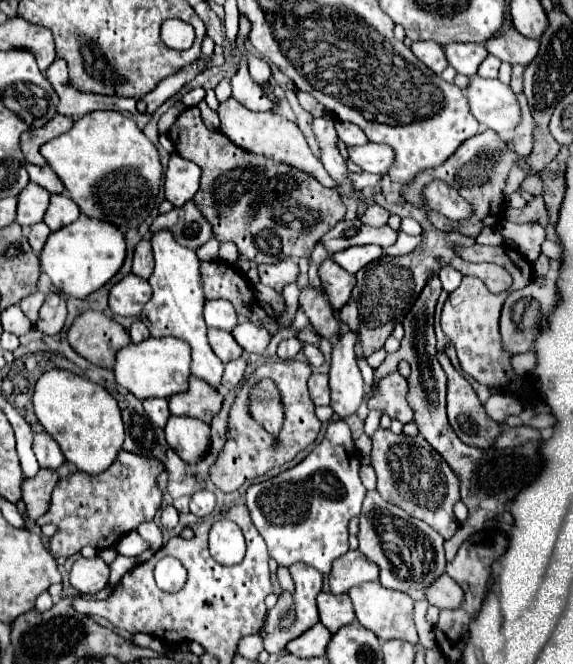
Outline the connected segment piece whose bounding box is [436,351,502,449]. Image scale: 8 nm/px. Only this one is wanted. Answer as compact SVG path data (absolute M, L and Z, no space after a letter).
M438 351L436 357L438 357L438 361L440 361L440 365L442 365L442 369L444 369L446 377L448 377L448 395L446 395L446 399L448 399L448 411L450 411L450 413L448 413L448 421L450 421L452 429L456 431L456 435L458 435L464 443L474 445L474 447L488 449L488 447L494 443L494 439L502 433L502 425L496 423L496 421L492 421L492 419L486 415L486 411L484 411L482 403L478 401L474 389L472 389L472 387L468 385L468 381L452 367L448 355L446 355L444 351Z

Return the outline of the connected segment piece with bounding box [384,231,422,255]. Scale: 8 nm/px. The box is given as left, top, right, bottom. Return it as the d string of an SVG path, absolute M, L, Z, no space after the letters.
M398 231L398 241L392 247L386 247L384 253L386 255L406 255L406 253L414 251L414 247L418 245L418 239L422 239L422 237L420 235L418 237L410 237L404 231Z

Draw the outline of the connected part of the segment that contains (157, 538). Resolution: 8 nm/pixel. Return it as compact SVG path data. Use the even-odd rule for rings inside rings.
M150 521L150 523L142 523L136 531L138 531L140 537L146 539L154 549L162 547L162 531L160 531L160 527L158 527L156 523L152 523L152 521Z

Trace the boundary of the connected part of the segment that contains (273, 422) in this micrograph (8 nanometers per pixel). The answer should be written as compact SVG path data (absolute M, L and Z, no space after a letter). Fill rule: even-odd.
M260 379L248 395L250 415L256 423L260 423L270 435L276 437L284 423L284 407L282 395L272 379Z

